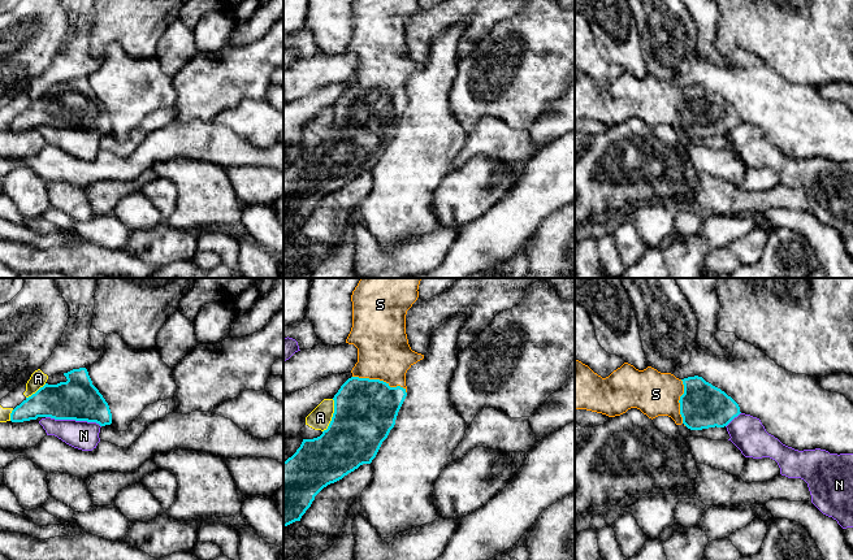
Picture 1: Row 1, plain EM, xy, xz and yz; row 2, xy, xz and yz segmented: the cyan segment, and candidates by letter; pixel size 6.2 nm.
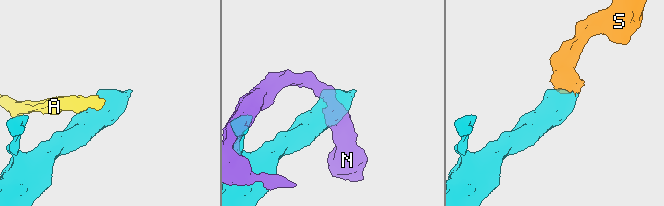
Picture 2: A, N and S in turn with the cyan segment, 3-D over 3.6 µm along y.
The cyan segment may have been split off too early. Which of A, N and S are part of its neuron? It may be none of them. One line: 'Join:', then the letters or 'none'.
Join: S

